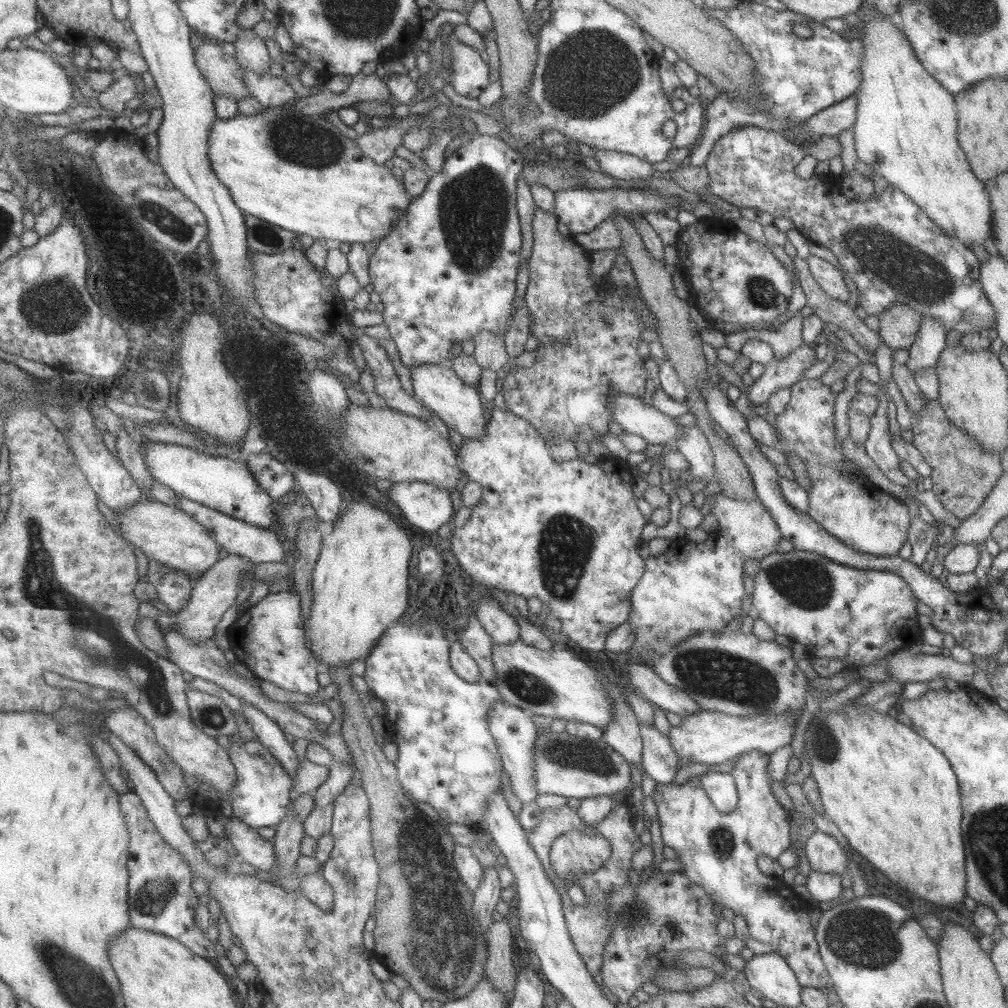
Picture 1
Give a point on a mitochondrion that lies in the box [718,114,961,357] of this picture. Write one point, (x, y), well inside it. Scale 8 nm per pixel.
(922, 278)

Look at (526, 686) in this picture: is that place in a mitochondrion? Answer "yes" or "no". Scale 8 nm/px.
yes

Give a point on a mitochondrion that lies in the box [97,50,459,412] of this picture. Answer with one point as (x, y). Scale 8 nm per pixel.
(296, 140)

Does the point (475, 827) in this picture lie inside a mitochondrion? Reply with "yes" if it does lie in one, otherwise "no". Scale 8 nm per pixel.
no

